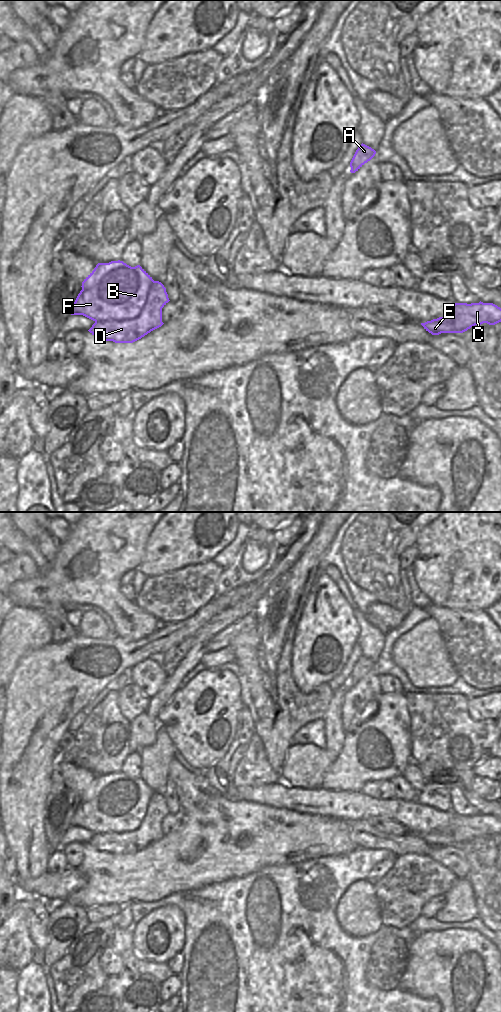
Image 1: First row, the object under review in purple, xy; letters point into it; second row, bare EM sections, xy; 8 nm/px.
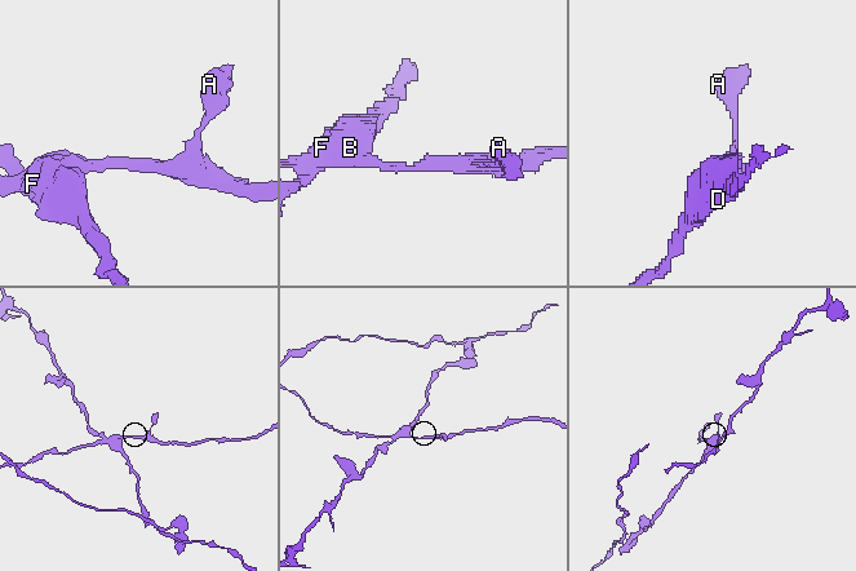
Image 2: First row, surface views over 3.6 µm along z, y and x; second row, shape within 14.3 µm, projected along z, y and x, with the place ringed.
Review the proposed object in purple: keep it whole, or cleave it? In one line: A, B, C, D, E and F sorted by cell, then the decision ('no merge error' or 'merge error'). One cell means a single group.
A B C E F / D | merge error

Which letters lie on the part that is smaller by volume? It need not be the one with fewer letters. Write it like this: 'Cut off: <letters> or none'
Cut off: A, B, C, E, F

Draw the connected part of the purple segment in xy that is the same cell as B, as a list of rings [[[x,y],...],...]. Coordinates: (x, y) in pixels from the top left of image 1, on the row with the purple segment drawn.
[[[120,260],[109,263],[98,263],[82,282],[82,290],[72,306],[71,315],[83,315],[95,322],[135,319],[140,314],[146,302],[148,290],[153,282],[152,277],[140,265],[131,267]]]

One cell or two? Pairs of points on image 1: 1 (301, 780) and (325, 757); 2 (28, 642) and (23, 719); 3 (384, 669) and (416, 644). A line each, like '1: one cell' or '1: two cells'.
1: one cell
2: two cells
3: two cells

